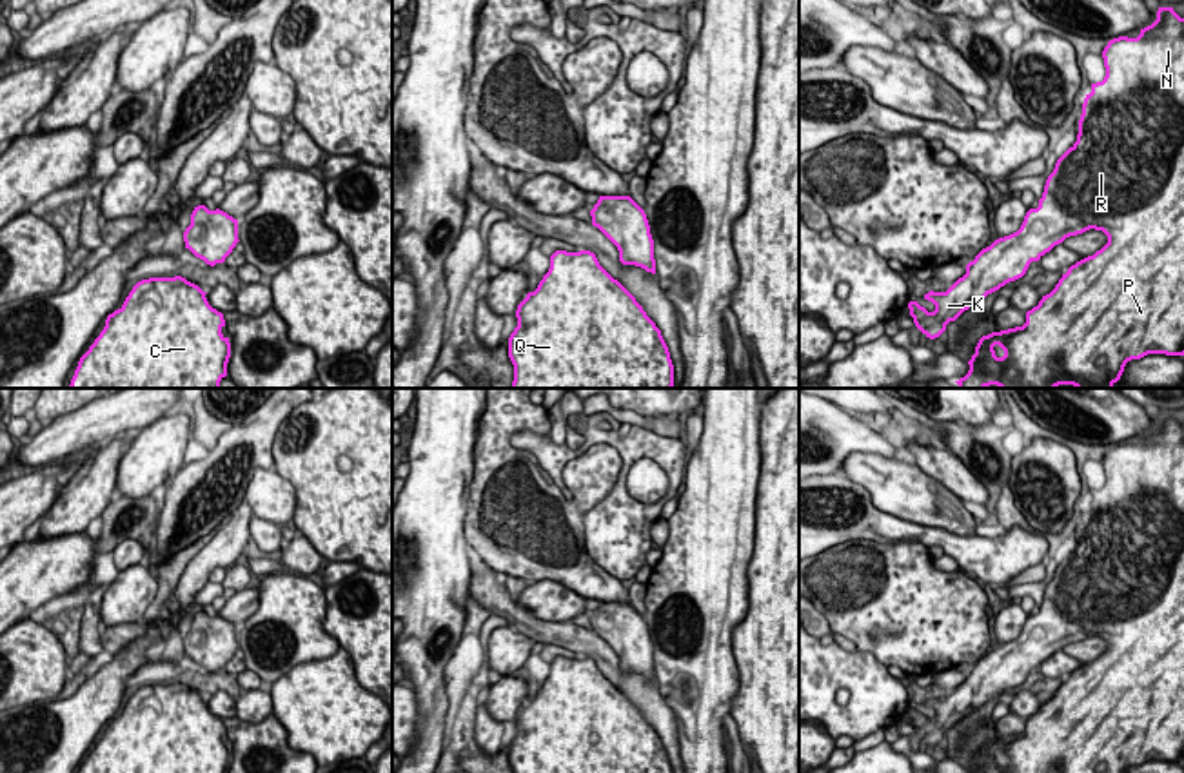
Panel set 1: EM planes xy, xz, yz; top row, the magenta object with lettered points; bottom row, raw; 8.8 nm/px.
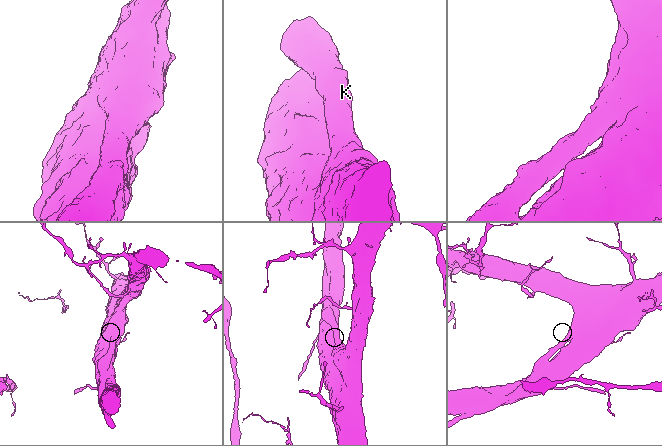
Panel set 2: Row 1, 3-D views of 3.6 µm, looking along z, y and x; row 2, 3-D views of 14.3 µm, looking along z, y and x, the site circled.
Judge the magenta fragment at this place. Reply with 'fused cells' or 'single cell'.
single cell

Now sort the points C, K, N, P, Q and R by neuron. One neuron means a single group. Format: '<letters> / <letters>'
C K N P Q R

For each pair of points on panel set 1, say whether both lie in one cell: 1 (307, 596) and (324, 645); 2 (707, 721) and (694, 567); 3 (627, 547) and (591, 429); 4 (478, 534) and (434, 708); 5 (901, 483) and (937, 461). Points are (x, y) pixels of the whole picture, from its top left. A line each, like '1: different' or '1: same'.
1: same
2: same
3: same
4: different
5: different

